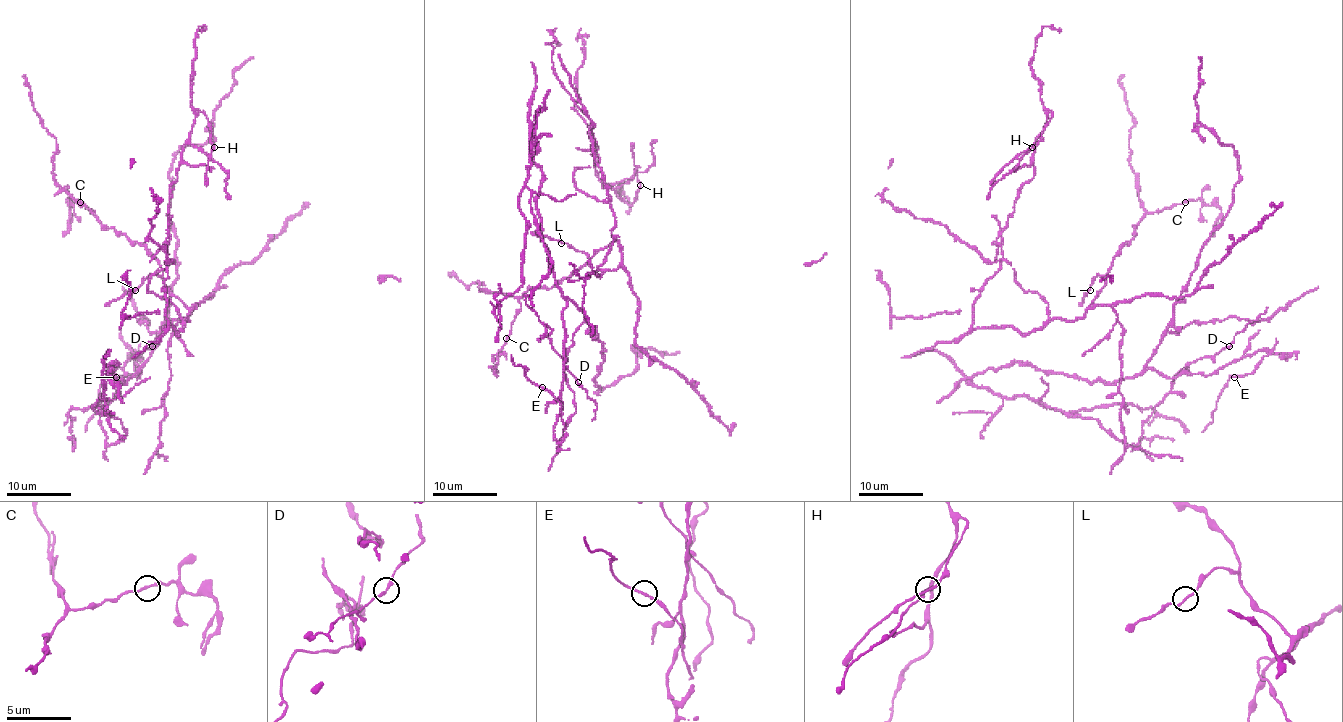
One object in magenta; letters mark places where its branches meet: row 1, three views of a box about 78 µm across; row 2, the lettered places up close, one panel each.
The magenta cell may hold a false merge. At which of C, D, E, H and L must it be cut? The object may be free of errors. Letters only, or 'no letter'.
no letter

